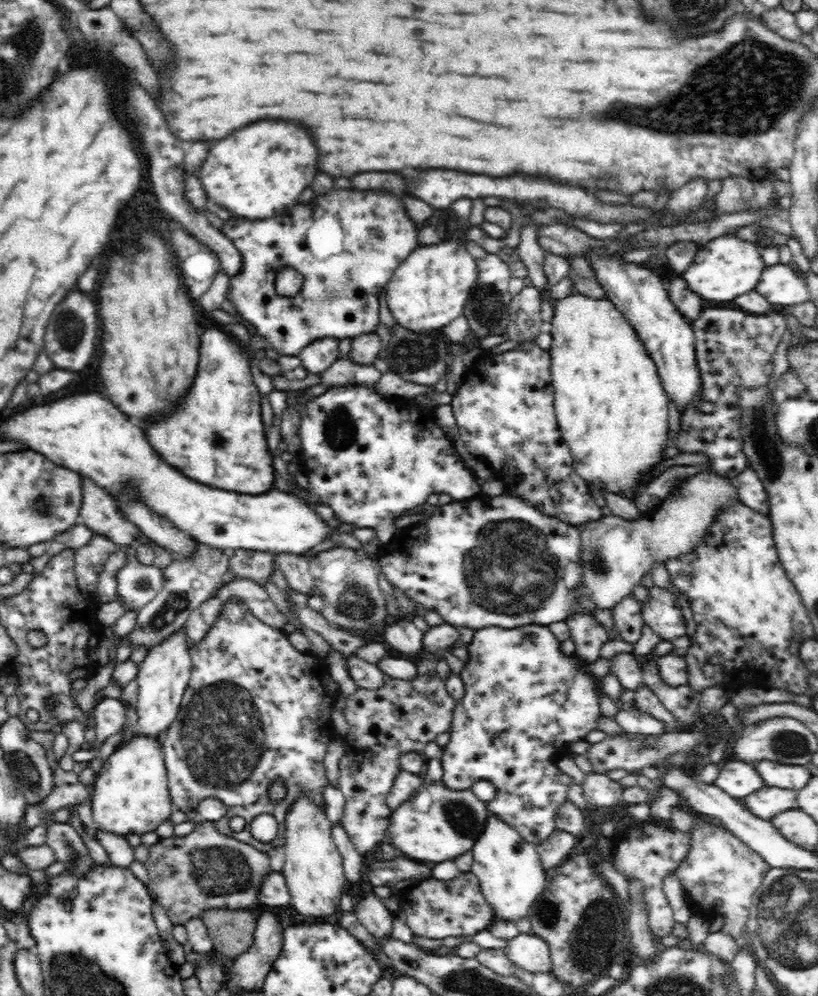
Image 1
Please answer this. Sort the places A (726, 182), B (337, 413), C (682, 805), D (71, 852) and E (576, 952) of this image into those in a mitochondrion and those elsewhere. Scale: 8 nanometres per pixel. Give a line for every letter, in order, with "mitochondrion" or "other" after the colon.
A: other
B: mitochondrion
C: other
D: mitochondrion
E: mitochondrion

